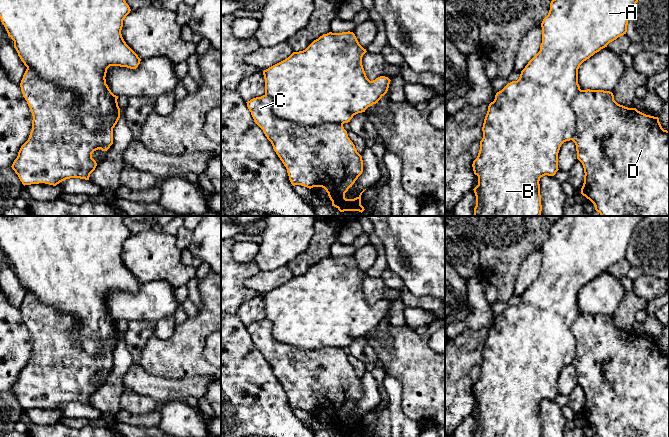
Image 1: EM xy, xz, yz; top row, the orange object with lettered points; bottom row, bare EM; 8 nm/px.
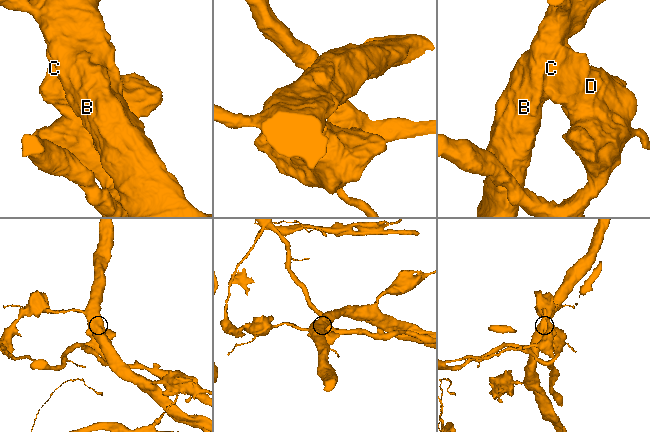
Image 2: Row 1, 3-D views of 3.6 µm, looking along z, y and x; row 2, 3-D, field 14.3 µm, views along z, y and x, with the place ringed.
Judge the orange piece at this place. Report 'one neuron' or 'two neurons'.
two neurons

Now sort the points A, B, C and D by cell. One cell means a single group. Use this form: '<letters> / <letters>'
A B / C D

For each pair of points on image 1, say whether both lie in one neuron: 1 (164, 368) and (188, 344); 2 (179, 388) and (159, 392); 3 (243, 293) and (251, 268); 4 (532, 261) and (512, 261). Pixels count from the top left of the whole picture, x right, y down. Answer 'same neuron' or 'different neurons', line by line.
1: same neuron
2: same neuron
3: same neuron
4: different neurons

